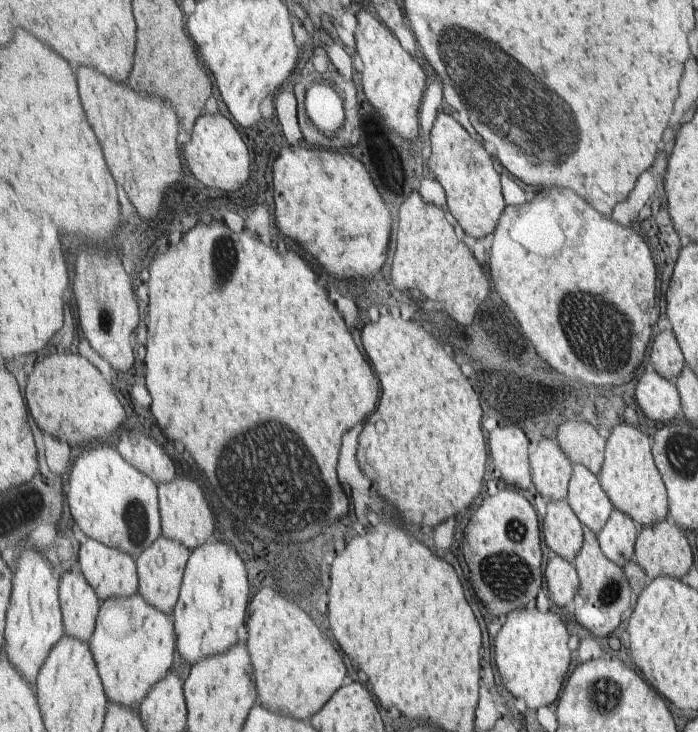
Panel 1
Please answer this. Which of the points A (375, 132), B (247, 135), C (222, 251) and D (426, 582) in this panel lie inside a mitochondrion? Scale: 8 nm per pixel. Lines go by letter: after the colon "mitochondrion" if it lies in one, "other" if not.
A: other
B: other
C: mitochondrion
D: other

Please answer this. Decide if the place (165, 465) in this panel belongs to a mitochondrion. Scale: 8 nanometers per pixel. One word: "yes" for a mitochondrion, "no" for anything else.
no

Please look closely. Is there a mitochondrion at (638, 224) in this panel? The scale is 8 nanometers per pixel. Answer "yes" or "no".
no

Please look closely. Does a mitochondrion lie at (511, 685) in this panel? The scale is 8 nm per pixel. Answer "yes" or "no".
no

